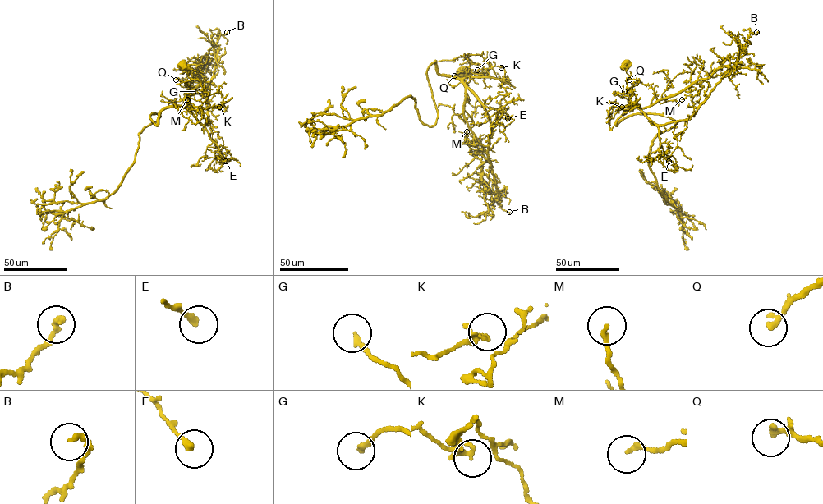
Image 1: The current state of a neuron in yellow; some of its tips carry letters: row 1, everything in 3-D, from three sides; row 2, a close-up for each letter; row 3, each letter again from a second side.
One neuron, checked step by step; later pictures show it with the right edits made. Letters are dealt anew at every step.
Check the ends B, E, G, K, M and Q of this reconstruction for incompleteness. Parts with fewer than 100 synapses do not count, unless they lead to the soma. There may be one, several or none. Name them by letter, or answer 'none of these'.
none of these

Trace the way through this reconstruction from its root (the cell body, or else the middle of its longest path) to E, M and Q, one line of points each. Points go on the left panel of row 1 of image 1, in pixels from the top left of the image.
E: (181, 64), (207, 96), (200, 106), (184, 107), (225, 161)
M: (181, 64), (207, 96), (200, 106), (184, 107), (202, 125), (209, 121), (187, 99)
Q: (181, 64), (189, 70), (188, 76), (192, 79), (184, 81), (176, 80)

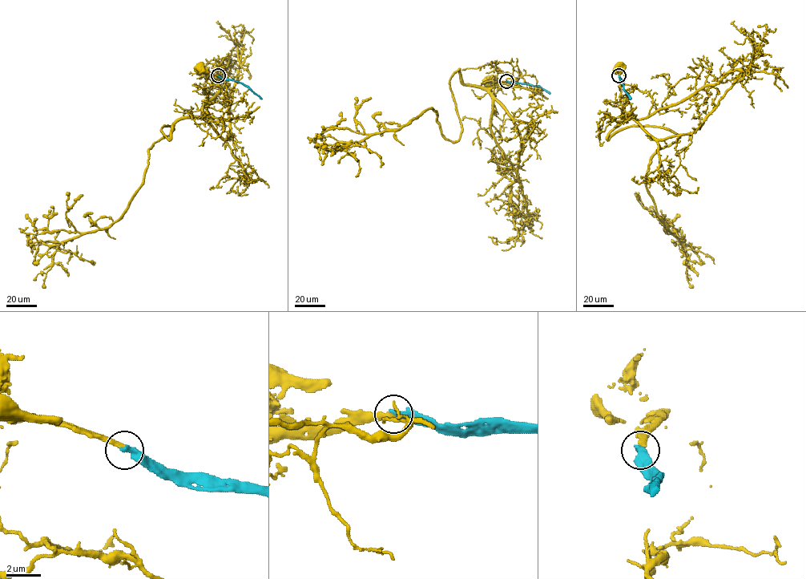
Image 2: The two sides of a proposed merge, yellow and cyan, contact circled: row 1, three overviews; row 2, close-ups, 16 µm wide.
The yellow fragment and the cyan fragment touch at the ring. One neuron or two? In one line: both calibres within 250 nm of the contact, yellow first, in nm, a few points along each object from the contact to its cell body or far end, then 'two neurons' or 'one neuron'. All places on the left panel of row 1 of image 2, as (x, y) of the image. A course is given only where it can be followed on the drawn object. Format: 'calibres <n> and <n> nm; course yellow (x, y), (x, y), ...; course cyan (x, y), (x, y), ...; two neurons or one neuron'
calibres 320 and 420 nm; course yellow (218, 75), (204, 72), (199, 66); course cyan (218, 75), (242, 83), (262, 99); one neuron

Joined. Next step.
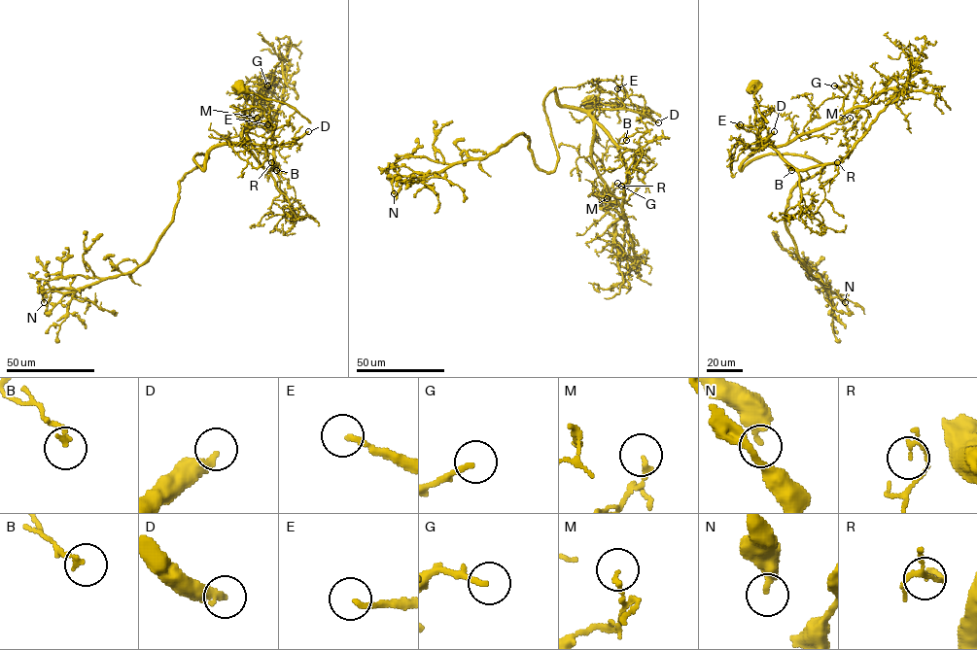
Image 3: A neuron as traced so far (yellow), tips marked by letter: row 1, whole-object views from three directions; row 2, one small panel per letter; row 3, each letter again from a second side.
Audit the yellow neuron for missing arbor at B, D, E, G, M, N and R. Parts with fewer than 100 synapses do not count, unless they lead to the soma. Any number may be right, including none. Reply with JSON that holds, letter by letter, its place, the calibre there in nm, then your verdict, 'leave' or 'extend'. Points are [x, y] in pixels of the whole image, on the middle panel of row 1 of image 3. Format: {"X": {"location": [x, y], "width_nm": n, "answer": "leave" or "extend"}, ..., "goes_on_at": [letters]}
{"B": {"location": [626, 140], "width_nm": 160, "answer": "leave"}, "D": {"location": [658, 122], "width_nm": 340, "answer": "extend"}, "E": {"location": [617, 88], "width_nm": 180, "answer": "leave"}, "G": {"location": [617, 183], "width_nm": 130, "answer": "leave"}, "M": {"location": [607, 198], "width_nm": 160, "answer": "leave"}, "N": {"location": [394, 193], "width_nm": 360, "answer": "leave"}, "R": {"location": [621, 186], "width_nm": 140, "answer": "leave"}, "goes_on_at": ["D"]}

